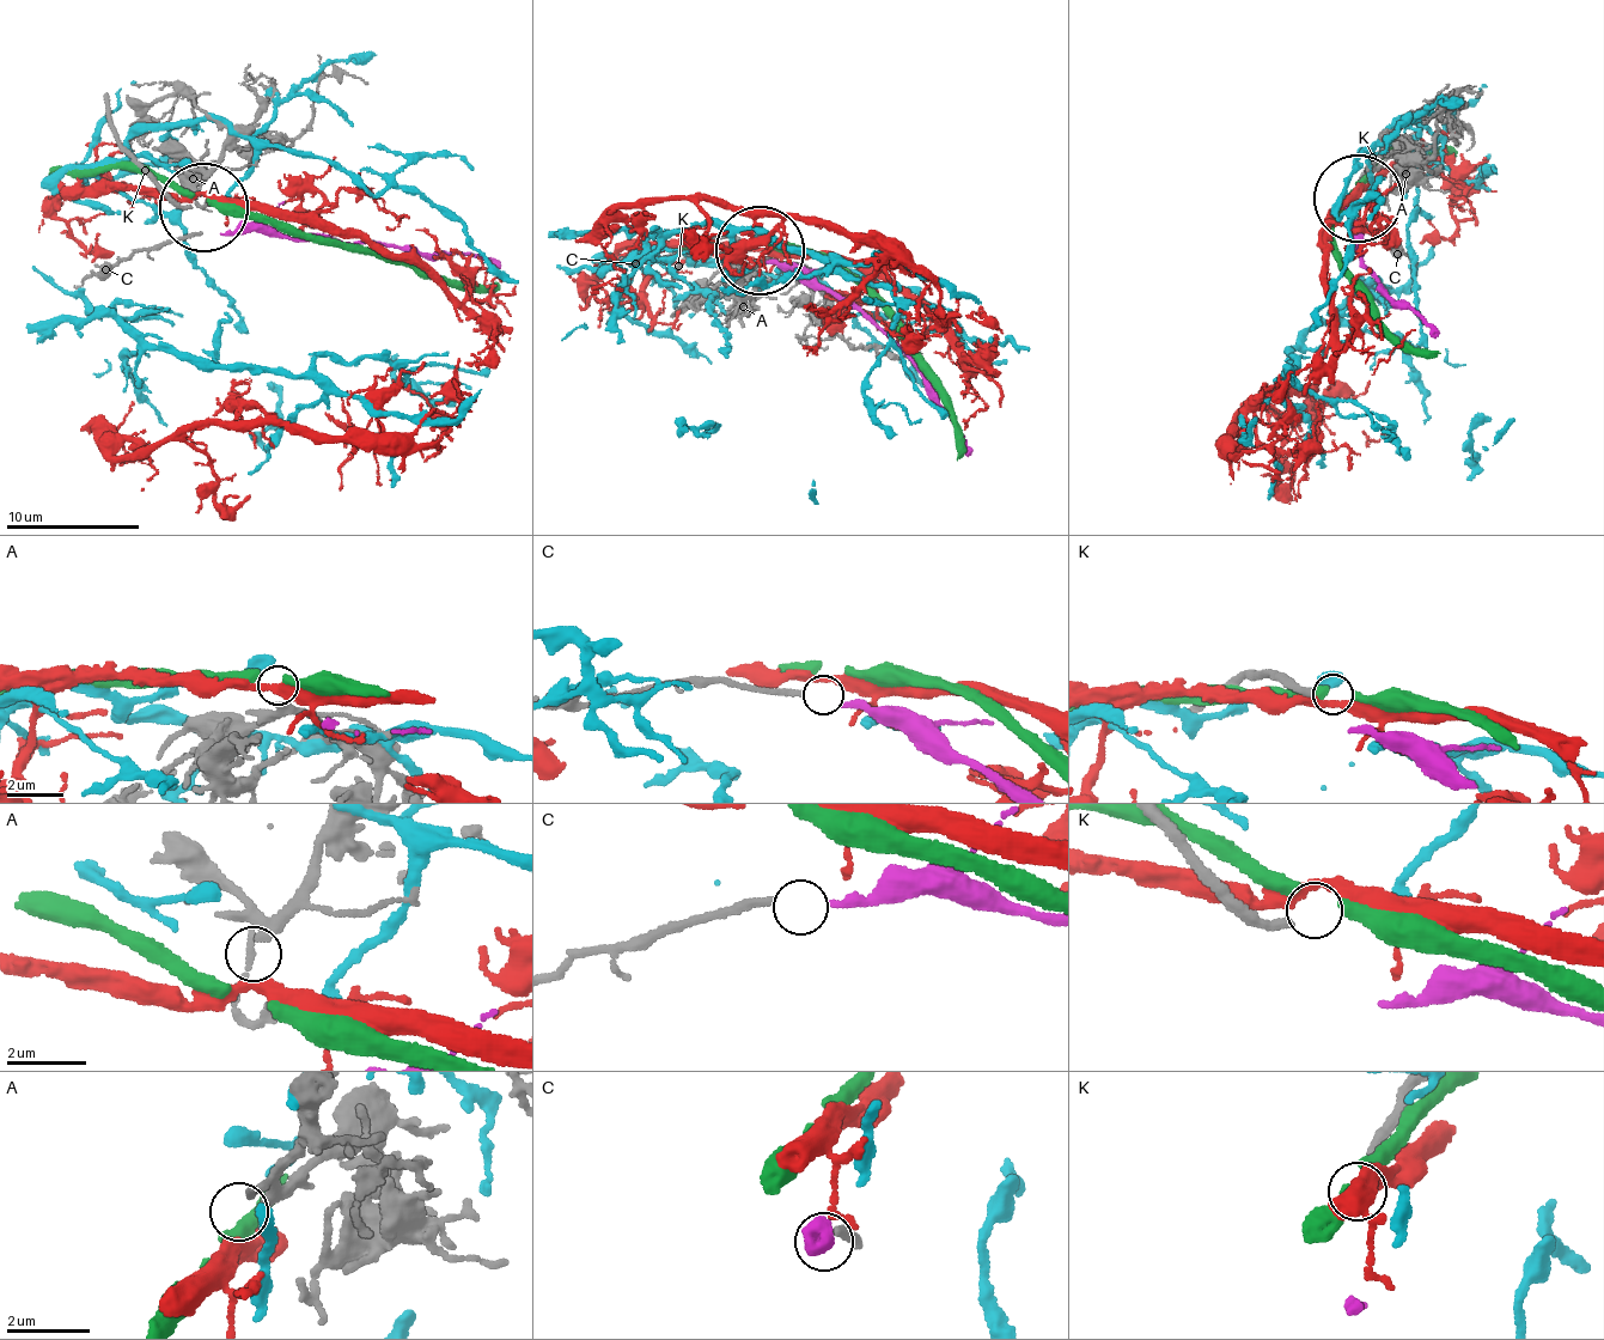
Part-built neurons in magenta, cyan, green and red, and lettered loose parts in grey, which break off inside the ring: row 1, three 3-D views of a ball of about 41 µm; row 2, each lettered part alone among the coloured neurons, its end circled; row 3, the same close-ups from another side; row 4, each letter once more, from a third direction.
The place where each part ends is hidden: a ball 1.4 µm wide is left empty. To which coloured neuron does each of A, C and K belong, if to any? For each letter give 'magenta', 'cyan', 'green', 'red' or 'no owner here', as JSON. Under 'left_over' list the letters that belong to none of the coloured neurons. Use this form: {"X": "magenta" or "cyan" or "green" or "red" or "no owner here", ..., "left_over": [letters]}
{"A": "red", "C": "magenta", "K": "no owner here", "left_over": ["K"]}

